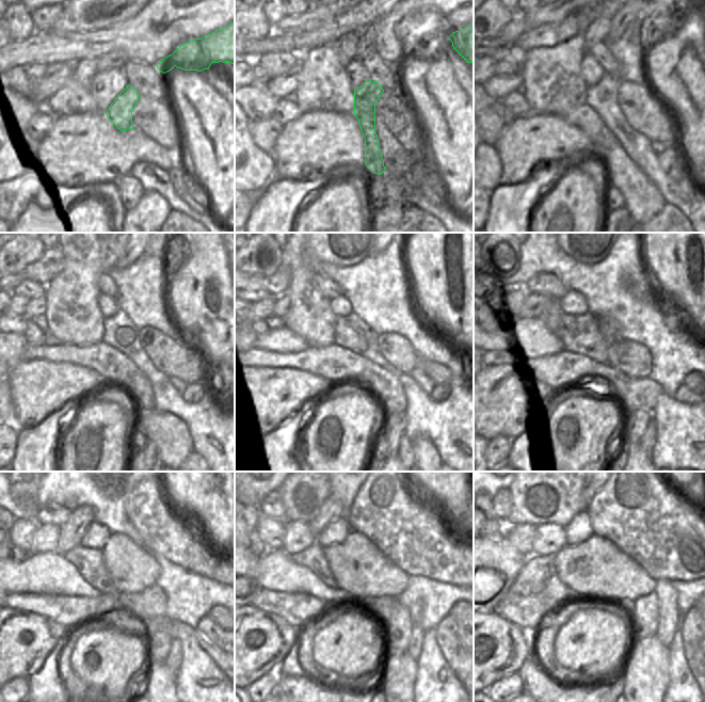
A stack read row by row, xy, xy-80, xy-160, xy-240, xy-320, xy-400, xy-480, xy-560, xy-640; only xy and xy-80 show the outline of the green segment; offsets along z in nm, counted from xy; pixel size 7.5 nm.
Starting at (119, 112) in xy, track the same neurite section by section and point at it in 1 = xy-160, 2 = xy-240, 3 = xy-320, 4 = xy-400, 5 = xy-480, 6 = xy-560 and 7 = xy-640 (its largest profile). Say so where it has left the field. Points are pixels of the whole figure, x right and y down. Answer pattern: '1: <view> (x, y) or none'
1: xy-160 (643, 201)
2: xy-240 (173, 442)
3: xy-320 (423, 449)
4: none
5: none
6: none
7: none

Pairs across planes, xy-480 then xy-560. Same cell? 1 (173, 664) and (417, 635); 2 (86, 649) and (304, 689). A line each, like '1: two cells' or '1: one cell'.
1: one cell
2: two cells

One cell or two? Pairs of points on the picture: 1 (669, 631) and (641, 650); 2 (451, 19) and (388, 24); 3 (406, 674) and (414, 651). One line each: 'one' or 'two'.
1: two
2: one
3: two

